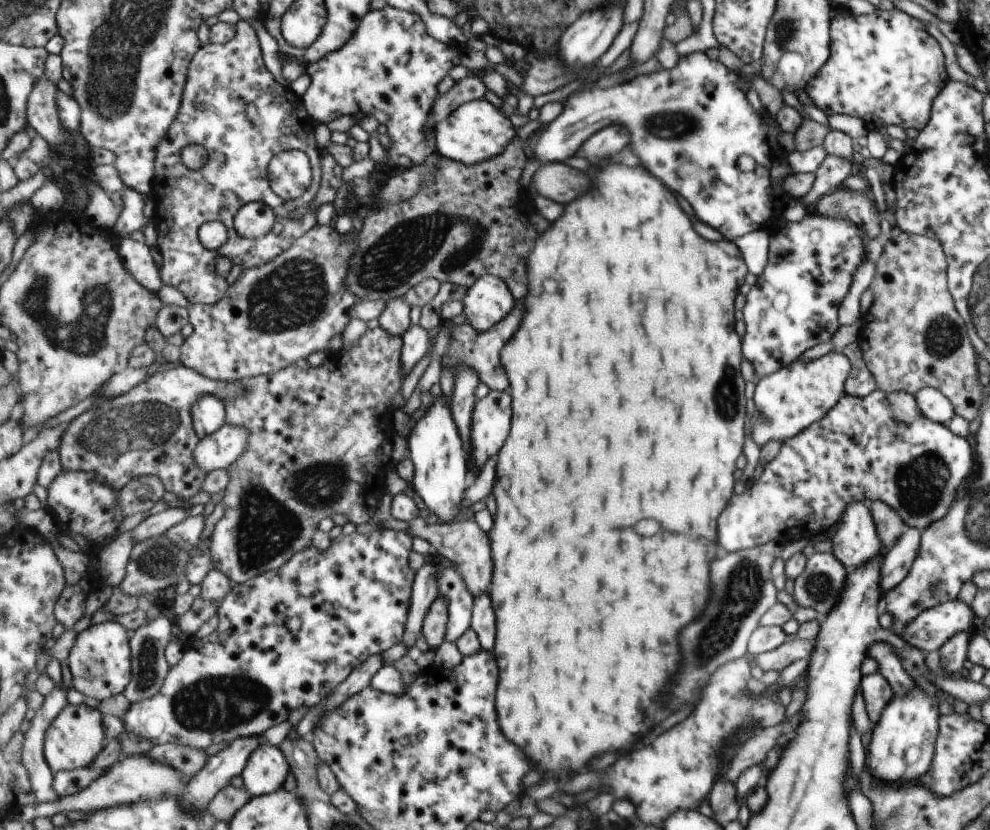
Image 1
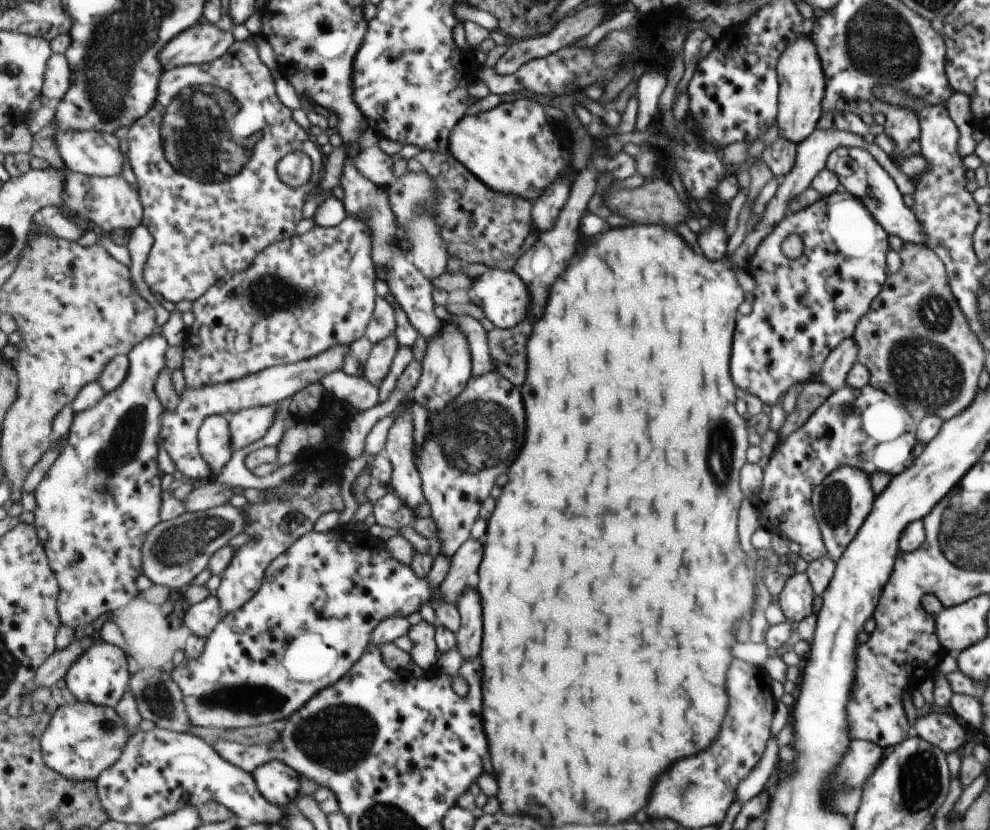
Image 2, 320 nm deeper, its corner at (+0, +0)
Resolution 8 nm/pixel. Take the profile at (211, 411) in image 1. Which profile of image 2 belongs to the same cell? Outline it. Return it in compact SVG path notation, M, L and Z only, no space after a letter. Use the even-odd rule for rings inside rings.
M211 415L206 418L200 428L199 440L201 454L216 476L229 464L237 450L232 441L229 417Z

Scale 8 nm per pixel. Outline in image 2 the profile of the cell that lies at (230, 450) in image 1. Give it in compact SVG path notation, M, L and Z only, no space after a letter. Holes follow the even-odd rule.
M265 405L229 414L234 447L247 448L265 438L277 418L277 405Z

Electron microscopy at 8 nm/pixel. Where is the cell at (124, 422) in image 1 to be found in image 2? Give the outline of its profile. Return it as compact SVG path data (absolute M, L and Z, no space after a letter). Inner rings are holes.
M337 345L336 348L325 350L324 353L316 357L296 363L269 367L240 381L203 388L185 386L177 410L165 410L162 416L160 446L170 452L176 467L189 482L197 485L199 480L205 480L205 478L213 480L212 467L208 465L208 462L205 462L200 451L199 432L206 418L211 415L229 416L230 413L238 413L243 409L288 402L293 395L309 385L322 382L329 374L341 371L347 355L351 355L349 345Z

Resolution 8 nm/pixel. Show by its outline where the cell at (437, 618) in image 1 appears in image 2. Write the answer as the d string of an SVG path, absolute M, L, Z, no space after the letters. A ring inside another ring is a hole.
M469 539L454 554L452 569L449 576L440 585L440 591L445 602L457 604L468 586L473 582L481 562L483 562L484 544L477 539Z

